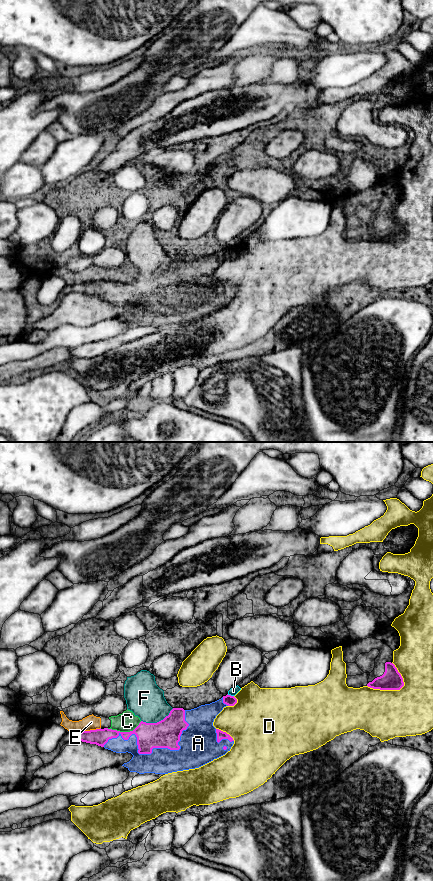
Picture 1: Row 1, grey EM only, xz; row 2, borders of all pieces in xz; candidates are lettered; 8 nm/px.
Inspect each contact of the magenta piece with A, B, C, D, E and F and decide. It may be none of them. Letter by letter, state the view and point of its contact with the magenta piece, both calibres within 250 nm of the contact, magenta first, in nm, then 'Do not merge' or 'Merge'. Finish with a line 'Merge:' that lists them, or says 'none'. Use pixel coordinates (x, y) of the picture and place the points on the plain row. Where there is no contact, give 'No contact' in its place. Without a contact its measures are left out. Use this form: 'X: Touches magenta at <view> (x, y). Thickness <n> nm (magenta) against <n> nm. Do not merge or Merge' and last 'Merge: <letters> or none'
A: Touches magenta at xz (152, 300). Thickness 220 nm (magenta) against 200 nm. Merge
B: Touches magenta at xz (230, 247). Thickness 90 nm (magenta) against 70 nm. Do not merge
C: Touches magenta at xz (124, 284). Thickness 200 nm (magenta) against 160 nm. Do not merge
D: Touches magenta at xz (386, 241). Thickness 160 nm (magenta) against 400 nm. Do not merge
E: Touches magenta at xz (91, 282). Thickness 140 nm (magenta) against 120 nm. Do not merge
F: Touches magenta at xz (157, 274). Thickness 220 nm (magenta) against 300 nm. Merge
Merge: A, F

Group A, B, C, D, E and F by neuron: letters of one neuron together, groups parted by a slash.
A F / B C E / D

